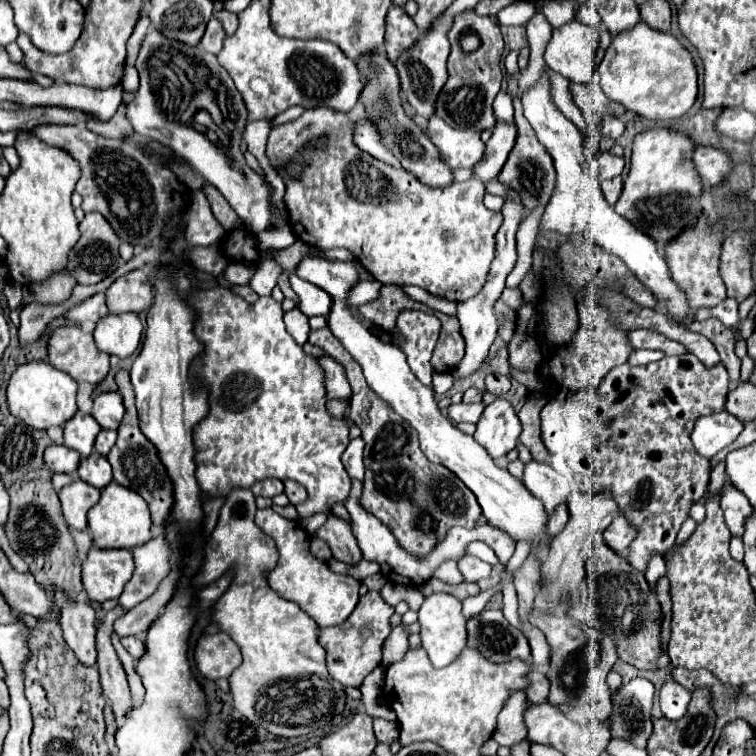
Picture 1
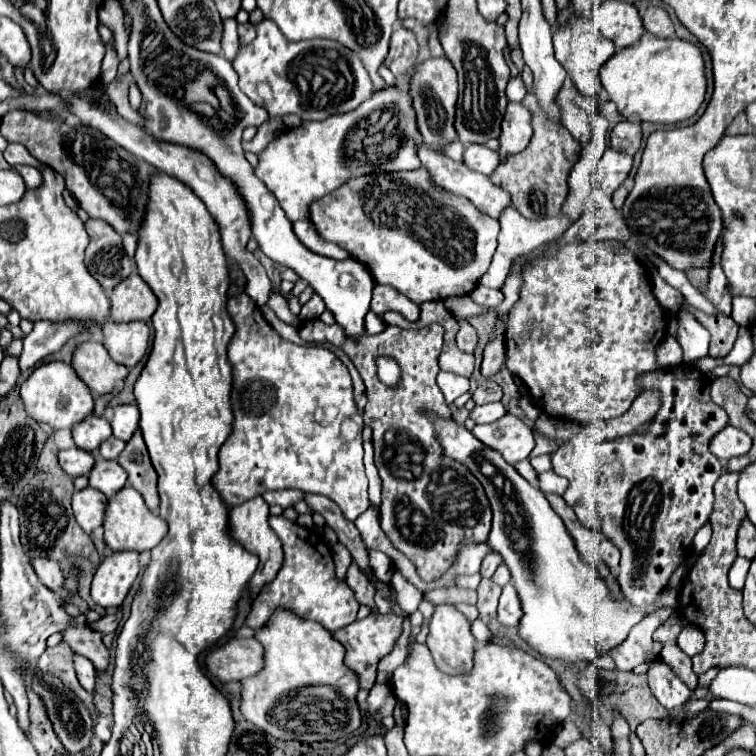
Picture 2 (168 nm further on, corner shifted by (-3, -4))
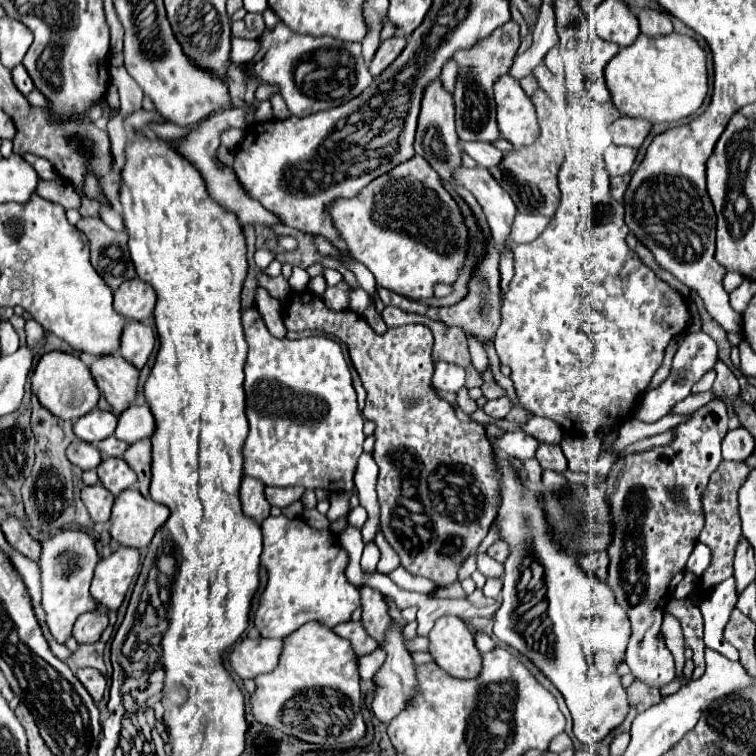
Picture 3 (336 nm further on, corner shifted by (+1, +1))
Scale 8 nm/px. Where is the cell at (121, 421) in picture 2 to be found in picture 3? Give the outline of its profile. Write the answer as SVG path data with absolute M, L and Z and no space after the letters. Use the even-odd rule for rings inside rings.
M132 405L118 415L118 427L114 435L120 441L134 443L138 439L150 437L154 431L154 417L148 405Z

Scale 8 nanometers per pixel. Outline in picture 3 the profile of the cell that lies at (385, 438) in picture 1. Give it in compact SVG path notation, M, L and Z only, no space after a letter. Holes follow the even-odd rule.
M308 291L292 295L284 313L284 325L290 331L322 331L338 337L348 345L352 365L356 367L368 393L362 415L376 423L376 445L372 455L380 467L376 485L380 501L380 529L390 547L398 553L400 565L408 567L410 573L428 577L438 587L454 583L462 561L472 557L482 539L488 535L490 525L496 519L500 493L494 473L496 465L492 461L494 451L488 443L484 425L476 421L460 421L454 413L454 407L444 401L432 385L432 331L426 325L402 325L390 327L386 333L378 335L358 313L348 309L340 313L328 311L324 301Z

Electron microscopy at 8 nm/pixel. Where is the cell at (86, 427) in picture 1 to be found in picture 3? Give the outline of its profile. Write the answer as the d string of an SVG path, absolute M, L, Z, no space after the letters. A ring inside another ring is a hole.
M90 411L88 415L80 417L76 423L74 423L74 435L82 441L88 441L88 443L98 443L106 437L110 437L116 429L116 417L108 411Z

